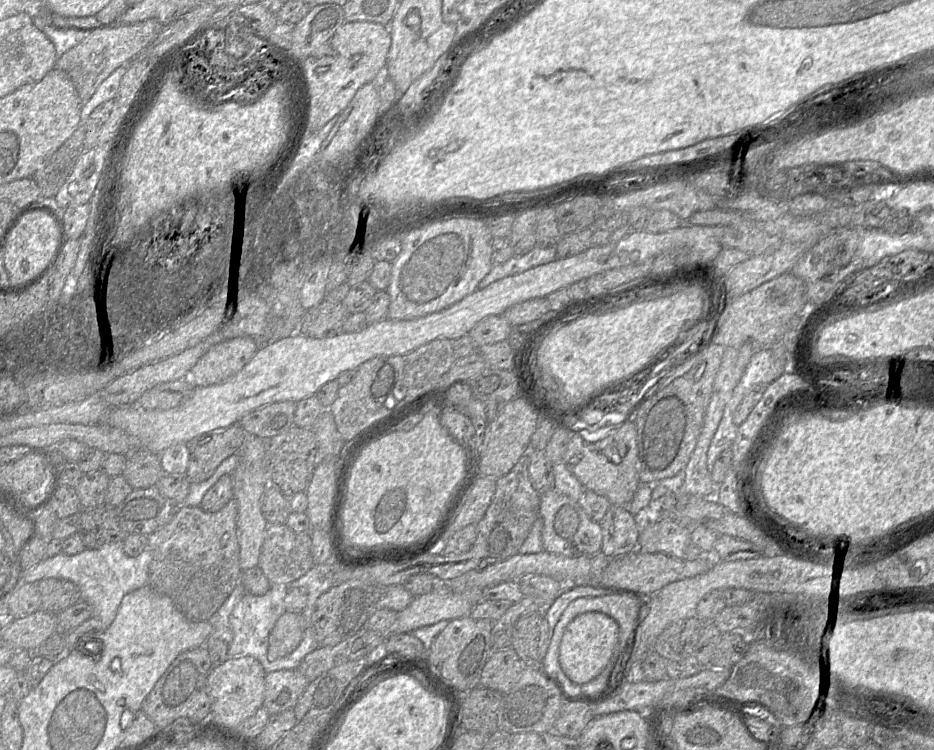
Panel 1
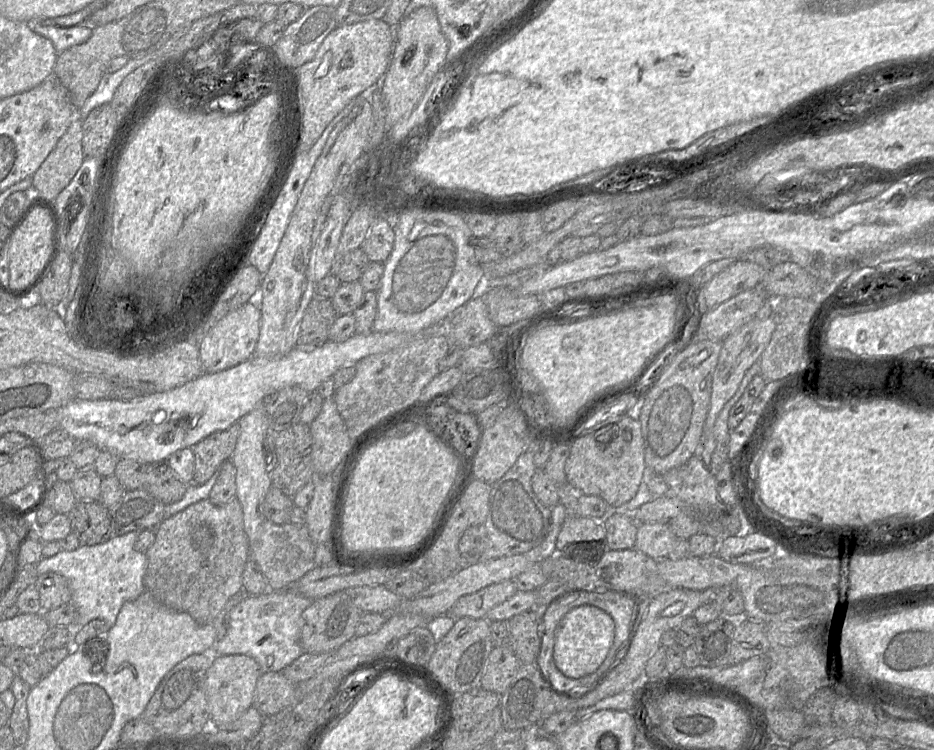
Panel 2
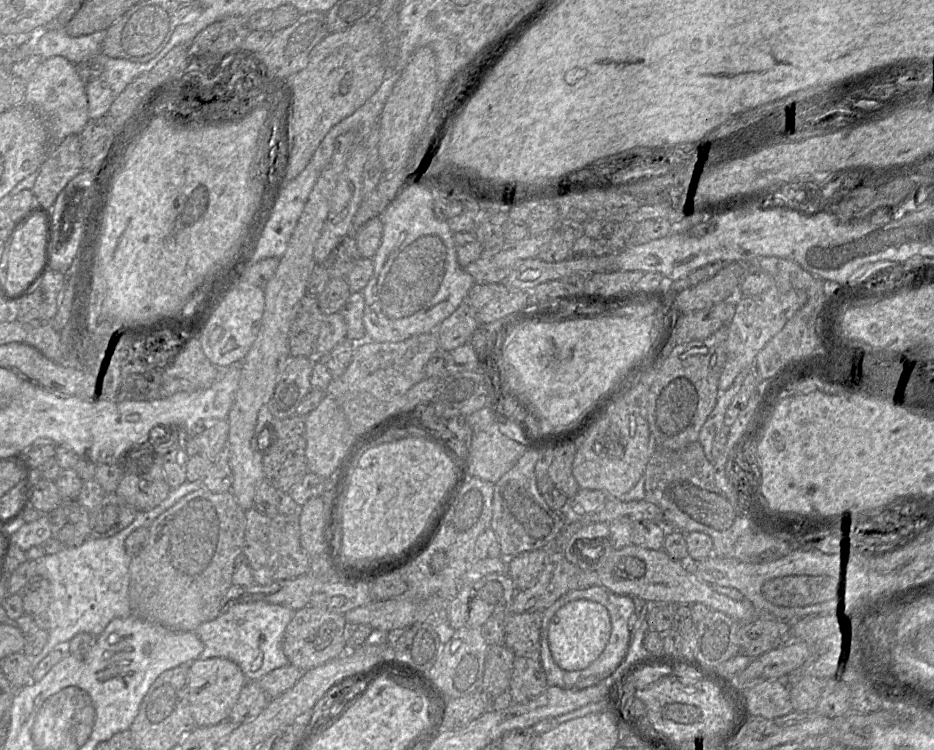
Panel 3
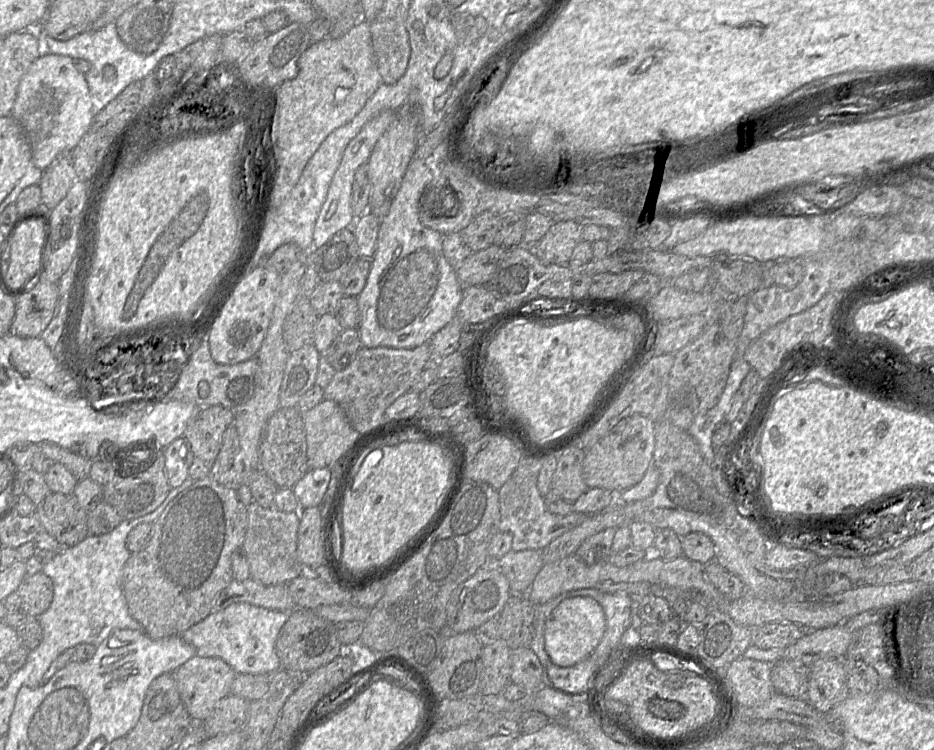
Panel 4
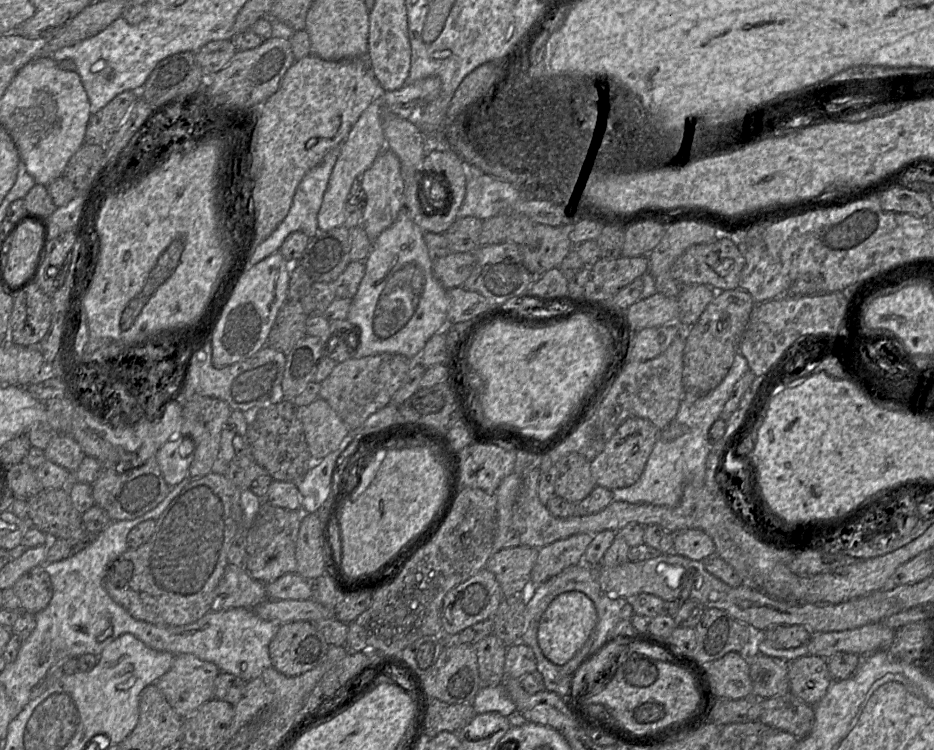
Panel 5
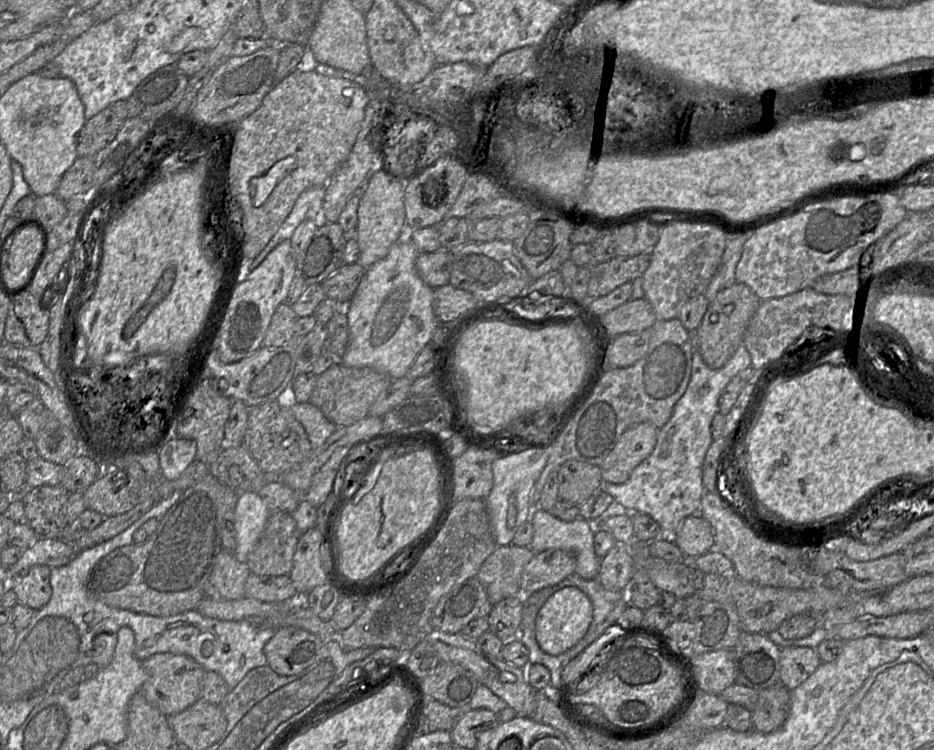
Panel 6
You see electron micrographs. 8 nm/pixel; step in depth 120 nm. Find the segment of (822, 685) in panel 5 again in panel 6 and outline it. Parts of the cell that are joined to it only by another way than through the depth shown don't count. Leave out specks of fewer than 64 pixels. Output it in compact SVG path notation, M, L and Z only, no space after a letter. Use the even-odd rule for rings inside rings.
M780 648L780 683L789 691L803 683L821 664L814 648Z

